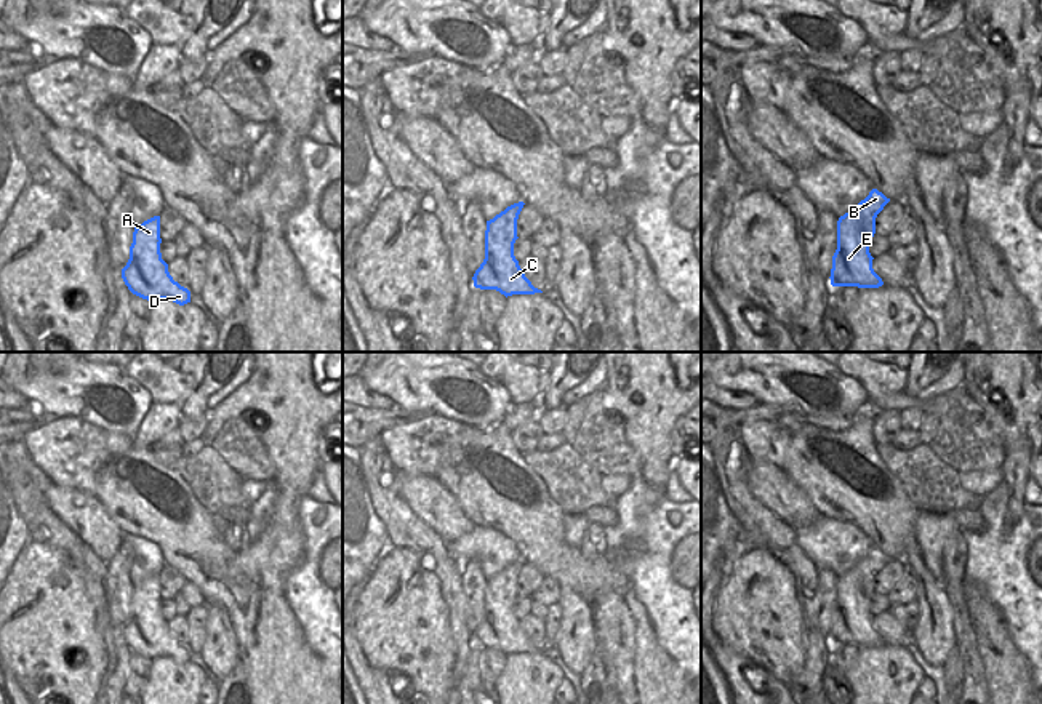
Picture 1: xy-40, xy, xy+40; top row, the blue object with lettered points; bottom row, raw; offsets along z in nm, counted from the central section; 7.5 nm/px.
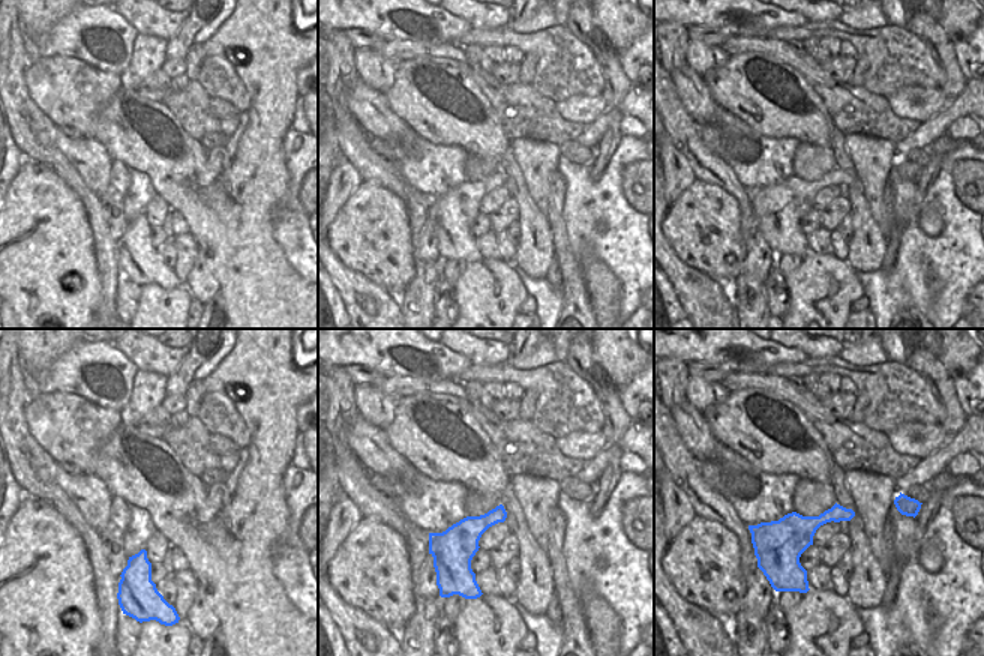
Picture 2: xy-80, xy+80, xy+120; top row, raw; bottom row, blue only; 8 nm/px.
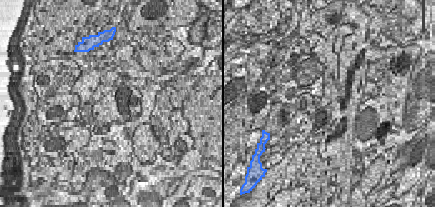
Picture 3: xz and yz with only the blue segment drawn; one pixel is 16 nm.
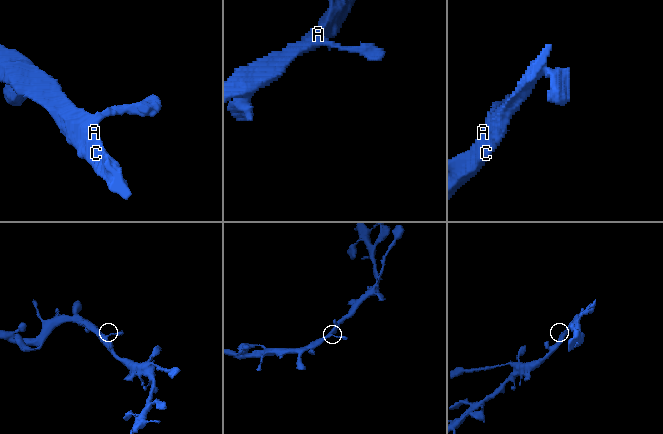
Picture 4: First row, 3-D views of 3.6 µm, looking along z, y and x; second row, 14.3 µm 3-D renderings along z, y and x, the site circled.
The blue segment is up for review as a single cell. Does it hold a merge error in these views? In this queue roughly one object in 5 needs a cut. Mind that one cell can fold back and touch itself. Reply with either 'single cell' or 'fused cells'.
single cell

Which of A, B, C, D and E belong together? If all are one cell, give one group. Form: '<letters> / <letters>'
A B C D E

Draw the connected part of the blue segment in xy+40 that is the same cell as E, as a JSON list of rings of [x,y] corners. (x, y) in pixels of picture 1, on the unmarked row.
[[[872,547],[852,570],[837,579],[837,608],[832,614],[831,643],[879,646],[882,637],[872,627],[869,611],[876,592],[876,576],[890,560],[882,550]]]

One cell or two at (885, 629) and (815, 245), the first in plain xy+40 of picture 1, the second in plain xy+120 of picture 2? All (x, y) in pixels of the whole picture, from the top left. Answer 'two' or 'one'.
one

